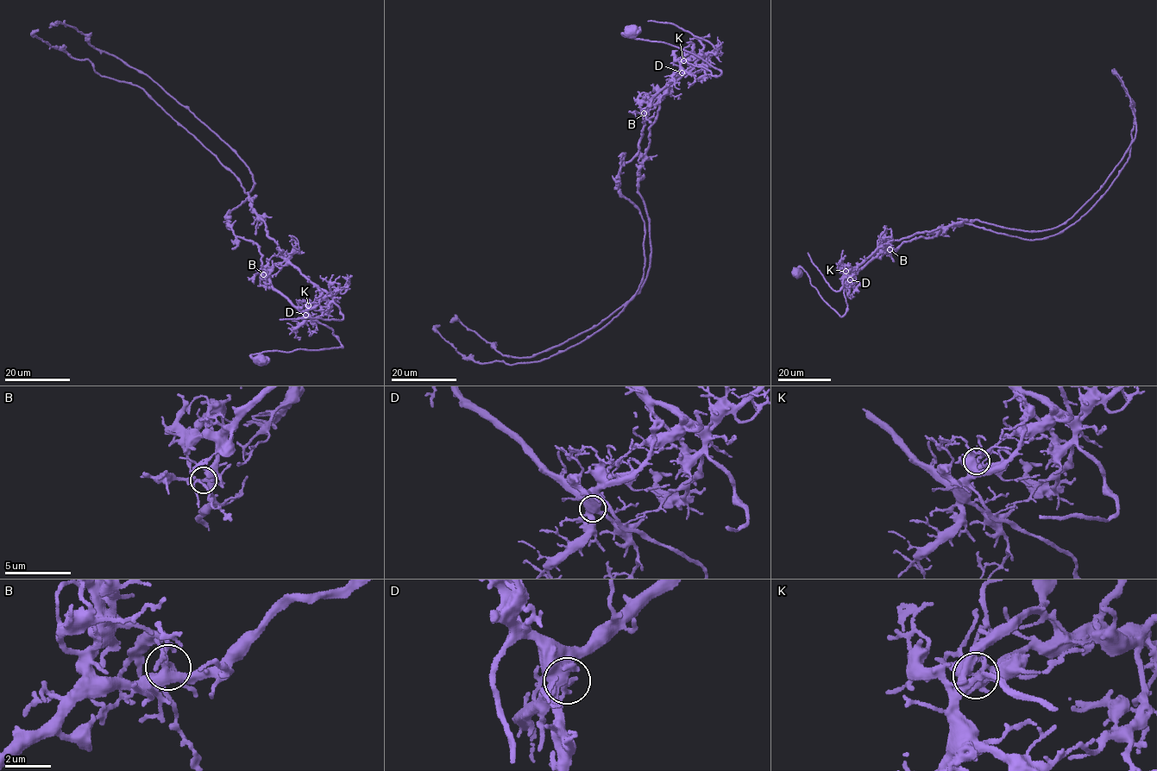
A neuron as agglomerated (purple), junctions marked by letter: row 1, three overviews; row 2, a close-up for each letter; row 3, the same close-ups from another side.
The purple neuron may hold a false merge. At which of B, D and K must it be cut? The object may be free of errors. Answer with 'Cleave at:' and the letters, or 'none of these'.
Cleave at: K

